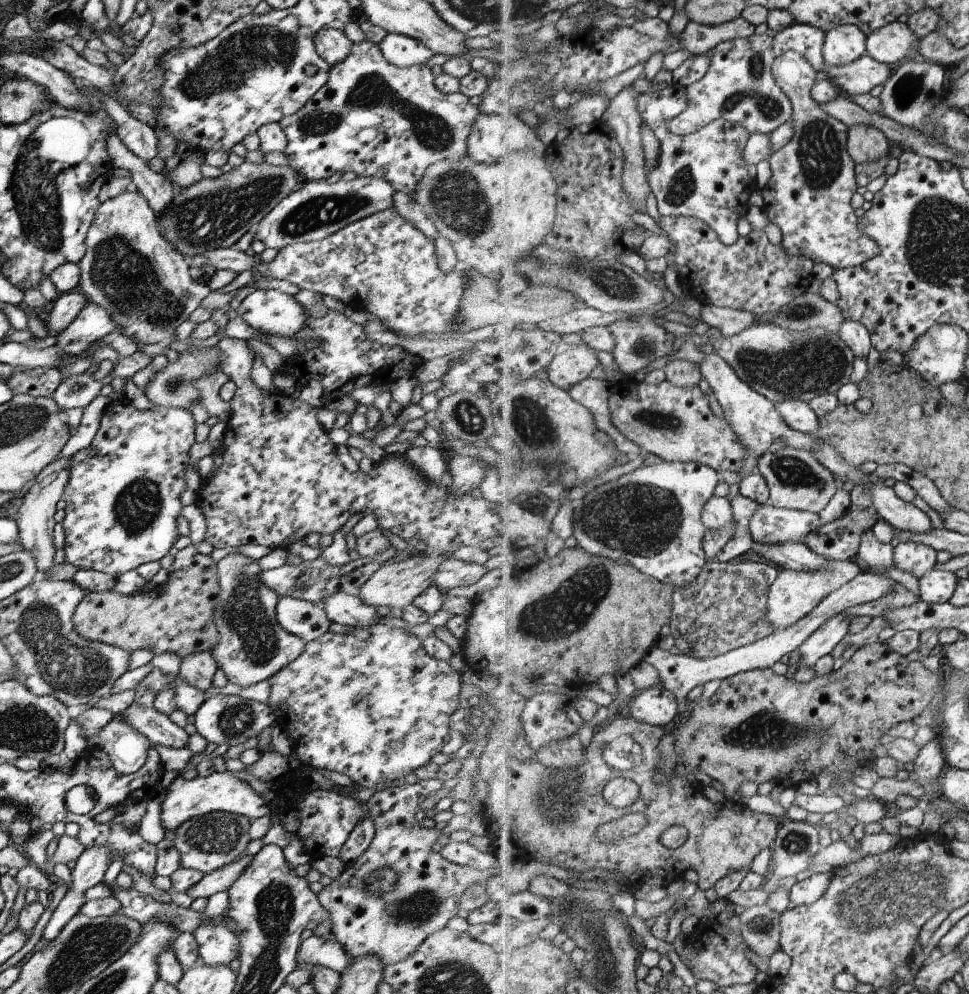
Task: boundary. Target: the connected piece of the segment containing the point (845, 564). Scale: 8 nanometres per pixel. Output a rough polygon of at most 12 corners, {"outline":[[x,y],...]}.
{"outline":[[830,559],[828,569],[782,569],[768,596],[775,630],[807,616],[862,570]]}

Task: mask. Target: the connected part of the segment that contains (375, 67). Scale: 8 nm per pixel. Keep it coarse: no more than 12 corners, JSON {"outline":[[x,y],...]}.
{"outline":[[361,42],[278,122],[305,181],[411,192],[479,114]]}

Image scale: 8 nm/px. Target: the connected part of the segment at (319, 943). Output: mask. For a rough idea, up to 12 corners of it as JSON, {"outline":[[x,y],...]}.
{"outline":[[311,935],[298,944],[297,962],[340,973],[352,958],[337,941]]}

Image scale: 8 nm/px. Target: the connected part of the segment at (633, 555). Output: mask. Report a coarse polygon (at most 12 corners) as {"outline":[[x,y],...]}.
{"outline":[[662,460],[594,488],[574,537],[675,588],[708,561],[719,473]]}

